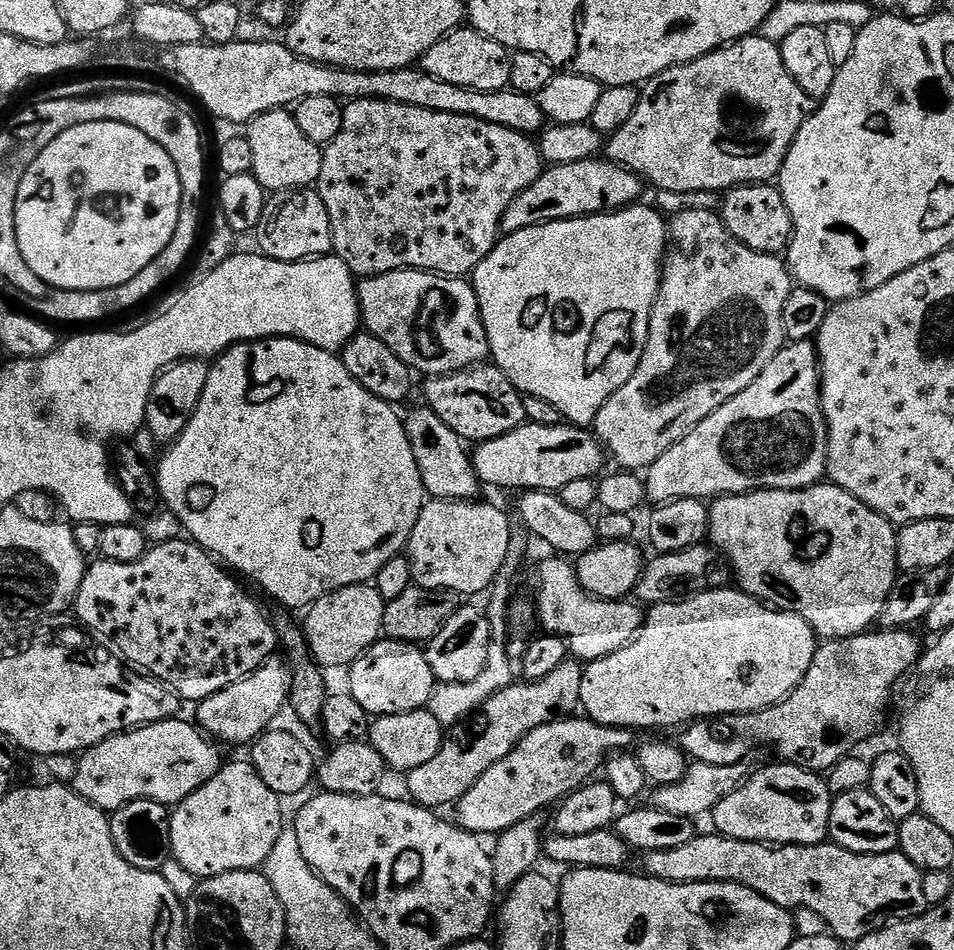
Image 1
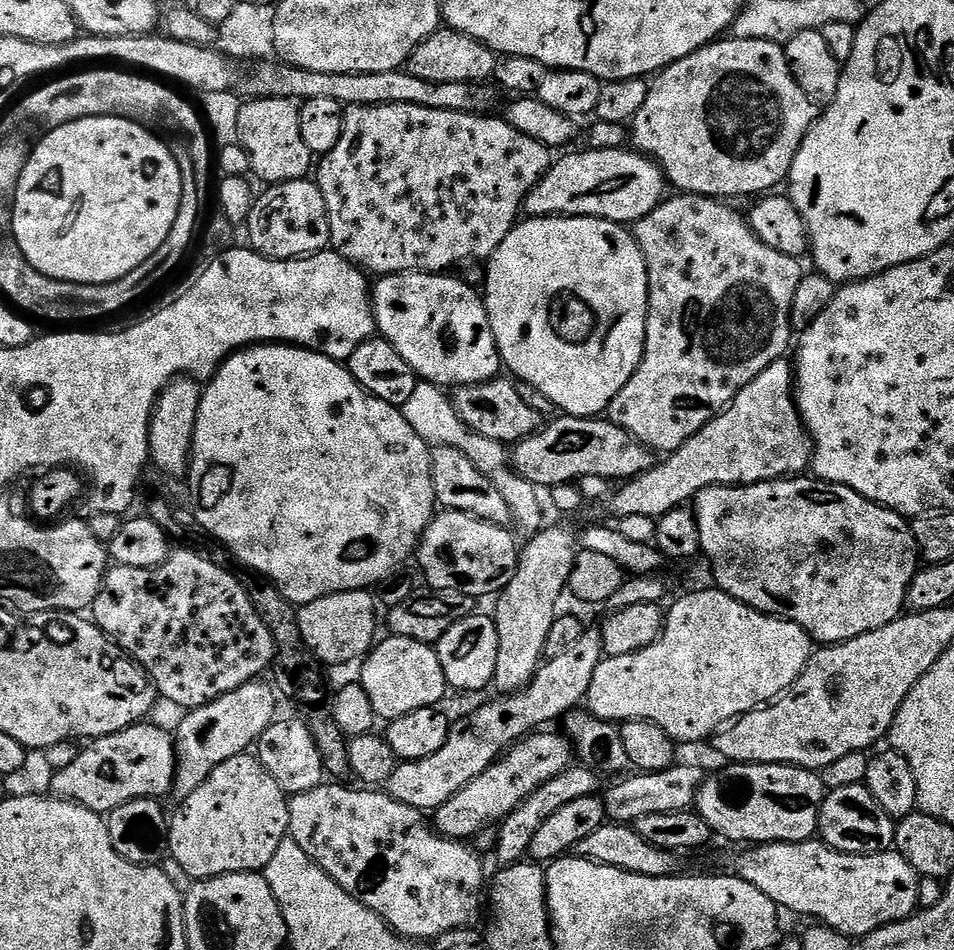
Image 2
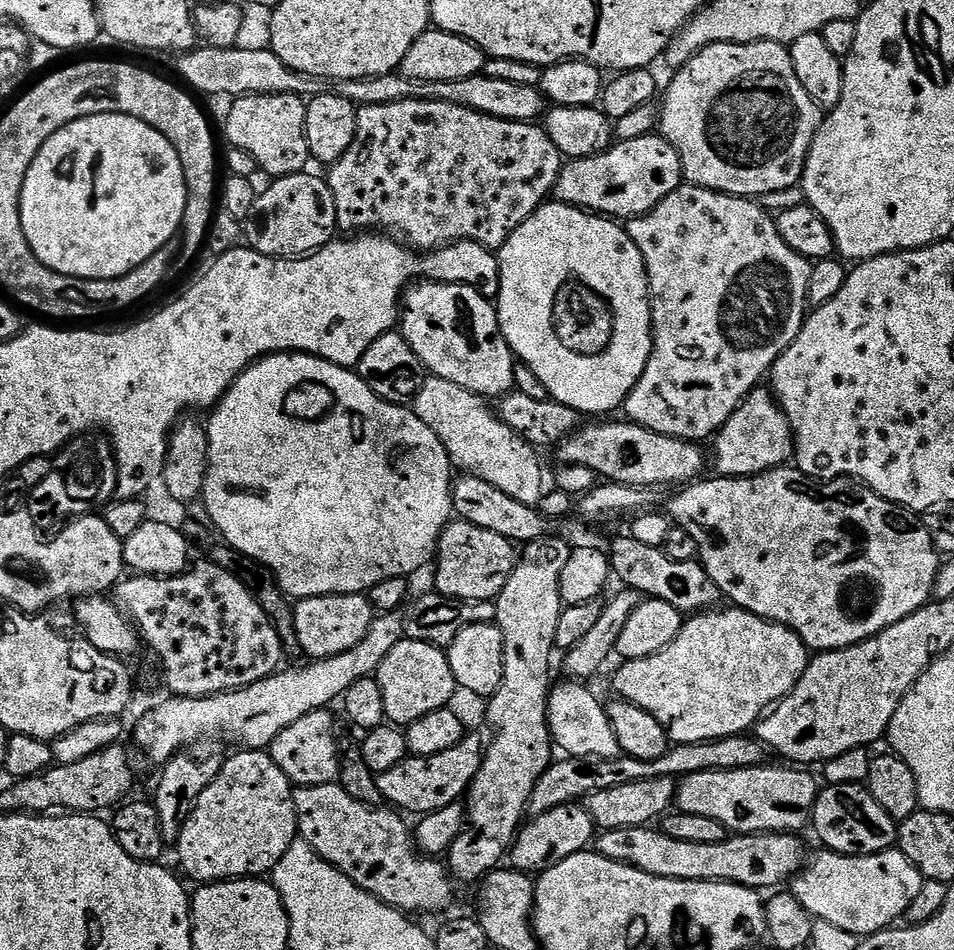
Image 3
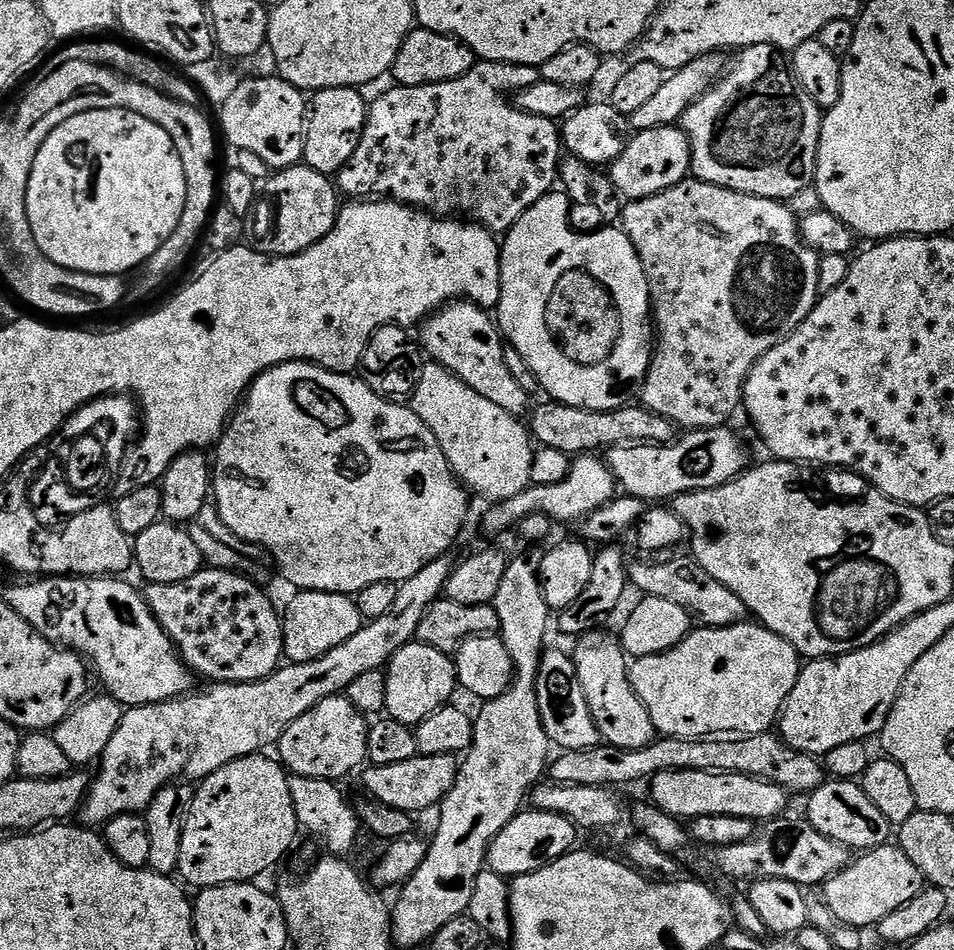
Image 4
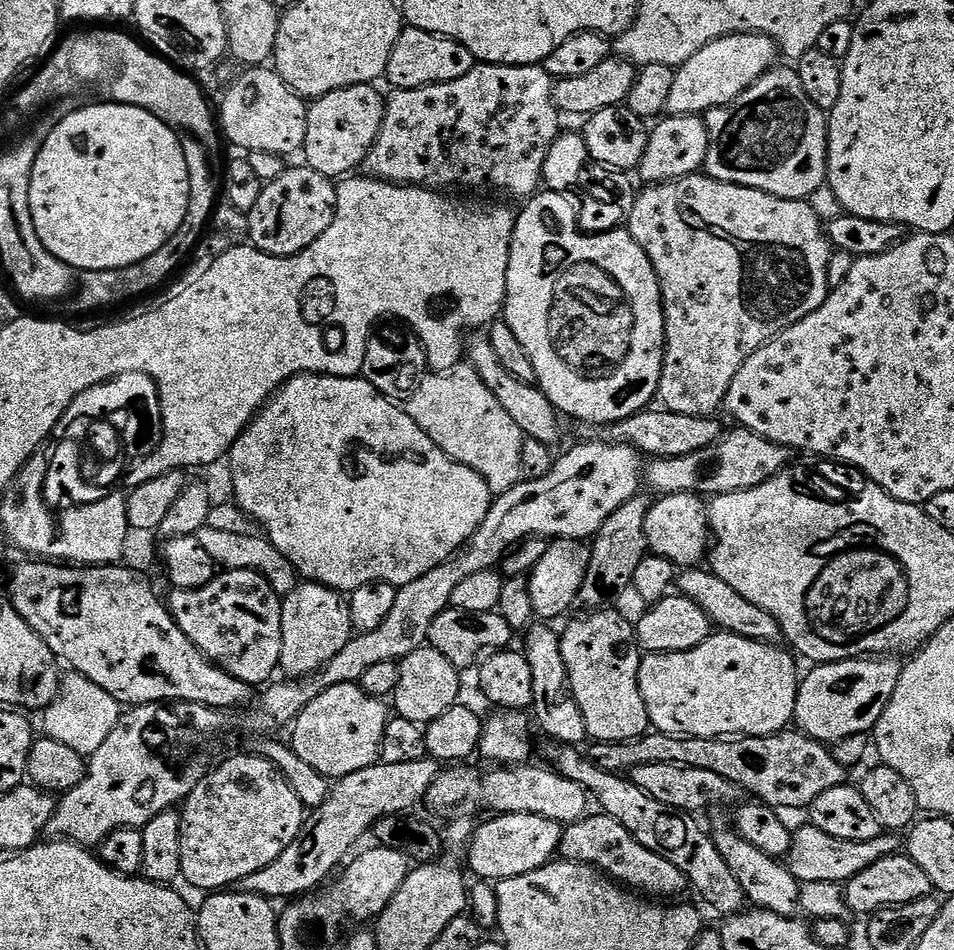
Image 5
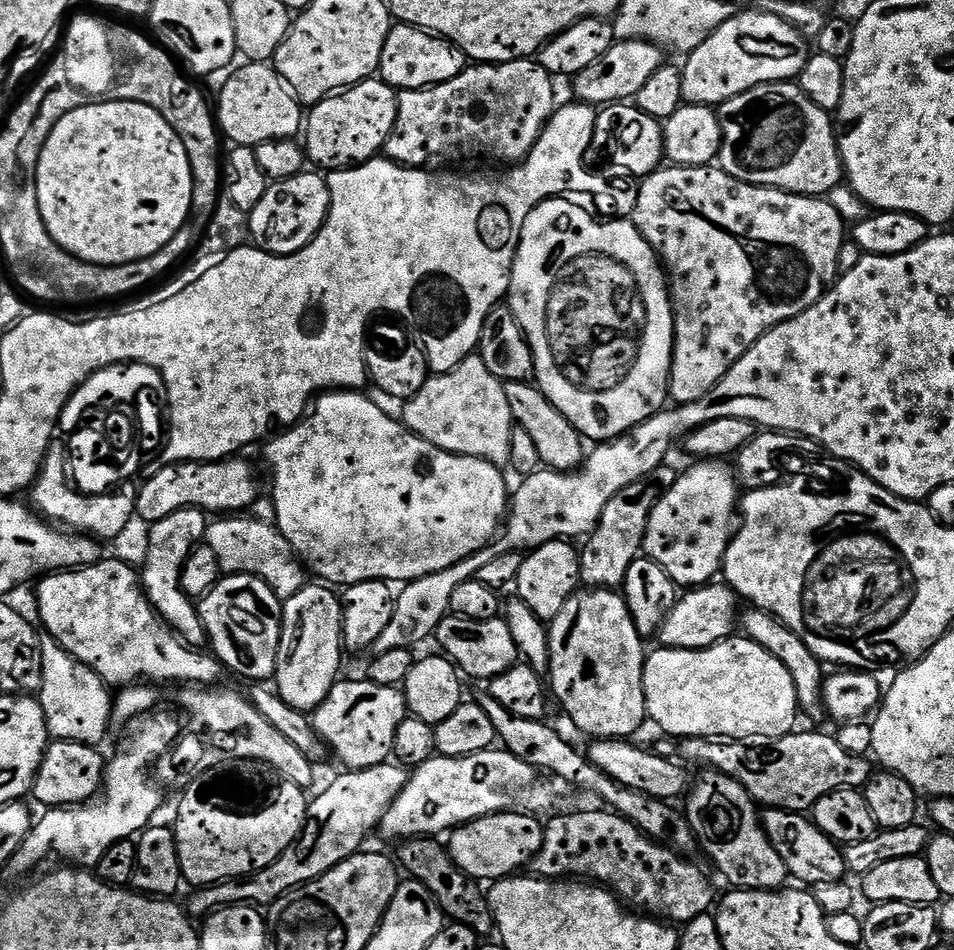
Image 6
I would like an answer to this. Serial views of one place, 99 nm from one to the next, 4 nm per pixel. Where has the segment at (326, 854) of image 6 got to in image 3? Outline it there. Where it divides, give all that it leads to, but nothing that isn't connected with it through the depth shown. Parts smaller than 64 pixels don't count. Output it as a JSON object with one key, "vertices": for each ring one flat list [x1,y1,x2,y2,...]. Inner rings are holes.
{"vertices":[[465,735,464,739,458,742,458,746,450,750,442,750,442,754,409,755,408,759,394,766,394,770,379,773,376,776,376,785,381,797,389,805,405,813,416,812,415,814,442,810,446,806,457,803,467,793,469,785,480,769,480,764,484,761,486,744,483,739,480,741,476,736,478,735]]}

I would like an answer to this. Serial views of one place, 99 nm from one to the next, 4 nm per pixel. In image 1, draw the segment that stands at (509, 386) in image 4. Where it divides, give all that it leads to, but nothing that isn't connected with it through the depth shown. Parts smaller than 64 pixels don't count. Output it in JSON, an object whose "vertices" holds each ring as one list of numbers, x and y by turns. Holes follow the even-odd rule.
{"vertices":[[406,268,403,272,387,272,385,276,369,276,361,279,358,284,358,295,360,298,360,319,363,327,370,334,382,338,382,342,386,342,386,346,390,346,390,350,394,350,394,354,398,354,398,358,402,358,402,362,406,362,413,373,420,374,420,372,425,372,423,375,428,378,449,376,452,372,460,372,464,368,472,368,475,364,483,364,489,359,488,339,486,338,484,323,480,317,478,298,467,279,438,276,435,272,418,272,415,268]]}

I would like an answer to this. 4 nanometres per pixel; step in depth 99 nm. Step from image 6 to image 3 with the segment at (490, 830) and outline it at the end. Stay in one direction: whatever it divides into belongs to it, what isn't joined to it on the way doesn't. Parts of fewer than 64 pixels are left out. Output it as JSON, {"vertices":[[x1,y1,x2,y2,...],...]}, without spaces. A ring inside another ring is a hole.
{"vertices":[[579,803,559,804,557,808,546,814,532,816,517,832,510,849,511,867,518,872,542,873,565,860,567,856,585,851,593,843,597,832,598,829,592,823,590,814]]}

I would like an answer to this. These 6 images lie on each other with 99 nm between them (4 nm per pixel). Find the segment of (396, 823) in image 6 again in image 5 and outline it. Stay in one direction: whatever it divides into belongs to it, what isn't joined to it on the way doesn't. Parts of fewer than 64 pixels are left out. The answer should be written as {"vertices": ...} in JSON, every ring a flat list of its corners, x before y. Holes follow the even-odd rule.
{"vertices":[[452,766,441,771,436,777,436,781,430,786,426,797,427,803,432,803,436,808,456,808,459,804,464,804,467,800,477,800,484,808,489,808,489,813,503,814,513,812,514,814,534,814,547,820,553,820,555,824,567,826,584,819,589,815,590,797,588,791,576,782,572,782,551,767,532,768,533,766,500,766,496,772,488,772,485,776,479,776,472,766]]}

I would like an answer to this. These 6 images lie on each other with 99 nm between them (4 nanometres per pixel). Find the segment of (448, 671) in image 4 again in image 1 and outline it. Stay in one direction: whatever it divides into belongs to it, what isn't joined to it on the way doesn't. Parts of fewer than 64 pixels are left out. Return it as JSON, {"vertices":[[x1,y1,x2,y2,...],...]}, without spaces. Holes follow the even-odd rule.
{"vertices":[[387,638,370,645,351,664,348,674,347,691,358,698,362,710,366,710,372,718,428,708,438,685,434,670,430,670,427,655,417,645]]}

